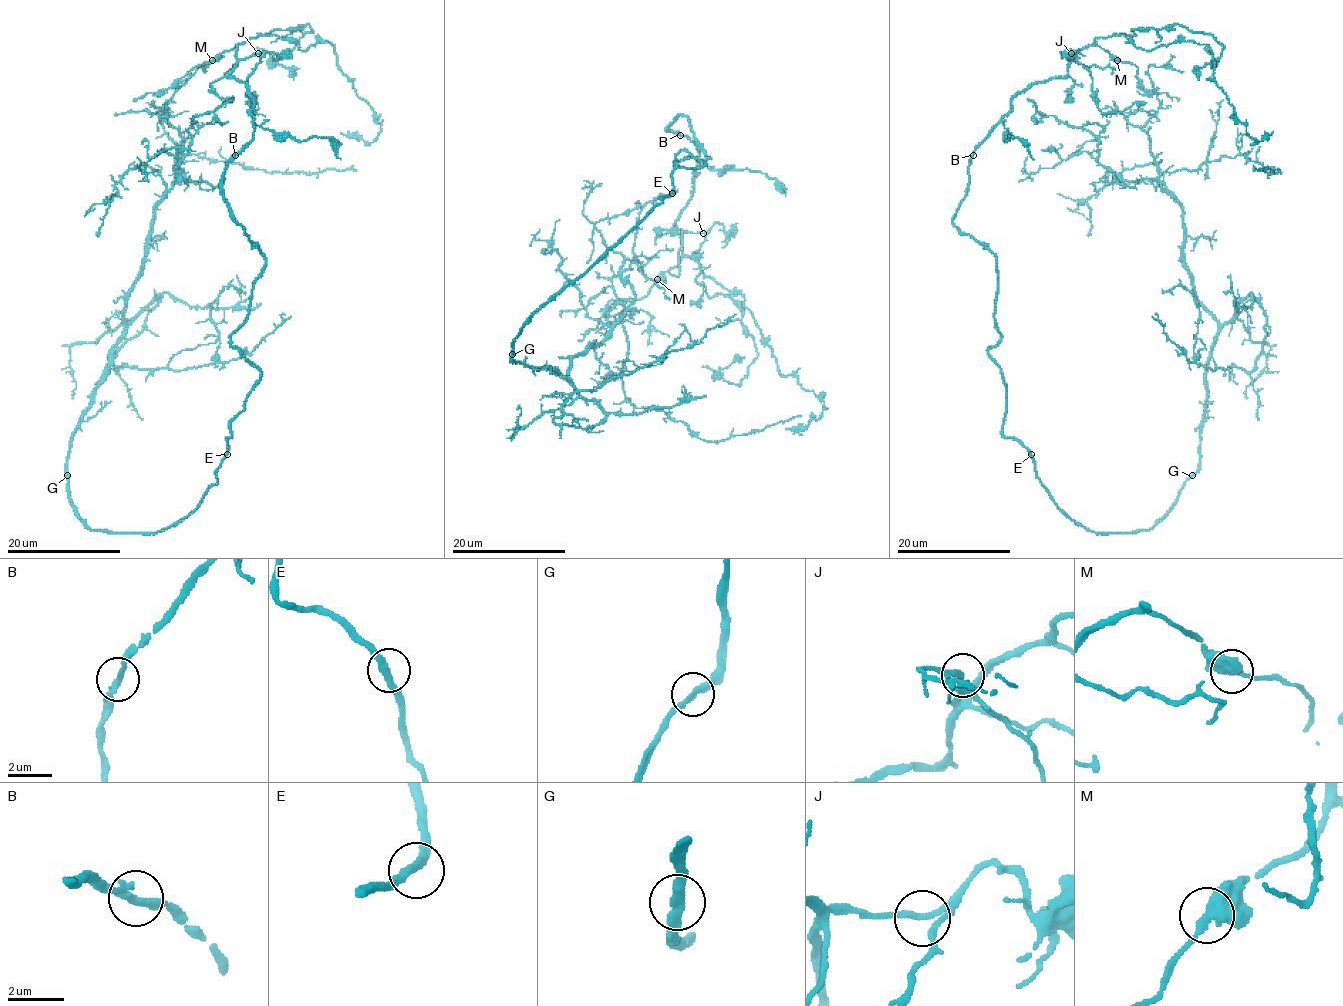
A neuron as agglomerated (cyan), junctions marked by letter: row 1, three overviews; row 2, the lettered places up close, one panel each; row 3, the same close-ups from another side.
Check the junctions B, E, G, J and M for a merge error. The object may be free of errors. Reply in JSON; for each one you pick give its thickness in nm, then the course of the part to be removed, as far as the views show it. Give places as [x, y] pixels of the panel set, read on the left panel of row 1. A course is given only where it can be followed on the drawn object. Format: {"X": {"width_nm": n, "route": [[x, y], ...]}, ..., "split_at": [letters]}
{"split_at": []}

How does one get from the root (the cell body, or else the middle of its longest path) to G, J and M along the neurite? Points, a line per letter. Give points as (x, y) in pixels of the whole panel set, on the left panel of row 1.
G: (225, 455), (217, 472), (217, 482), (202, 501), (185, 516), (156, 532), (93, 531), (73, 505), (67, 475)
J: (225, 455), (261, 373), (231, 334), (265, 256), (222, 194), (254, 132), (254, 100), (229, 75), (258, 53)
M: (225, 455), (261, 373), (231, 334), (265, 256), (222, 194), (254, 100), (229, 75), (238, 46), (212, 60)

